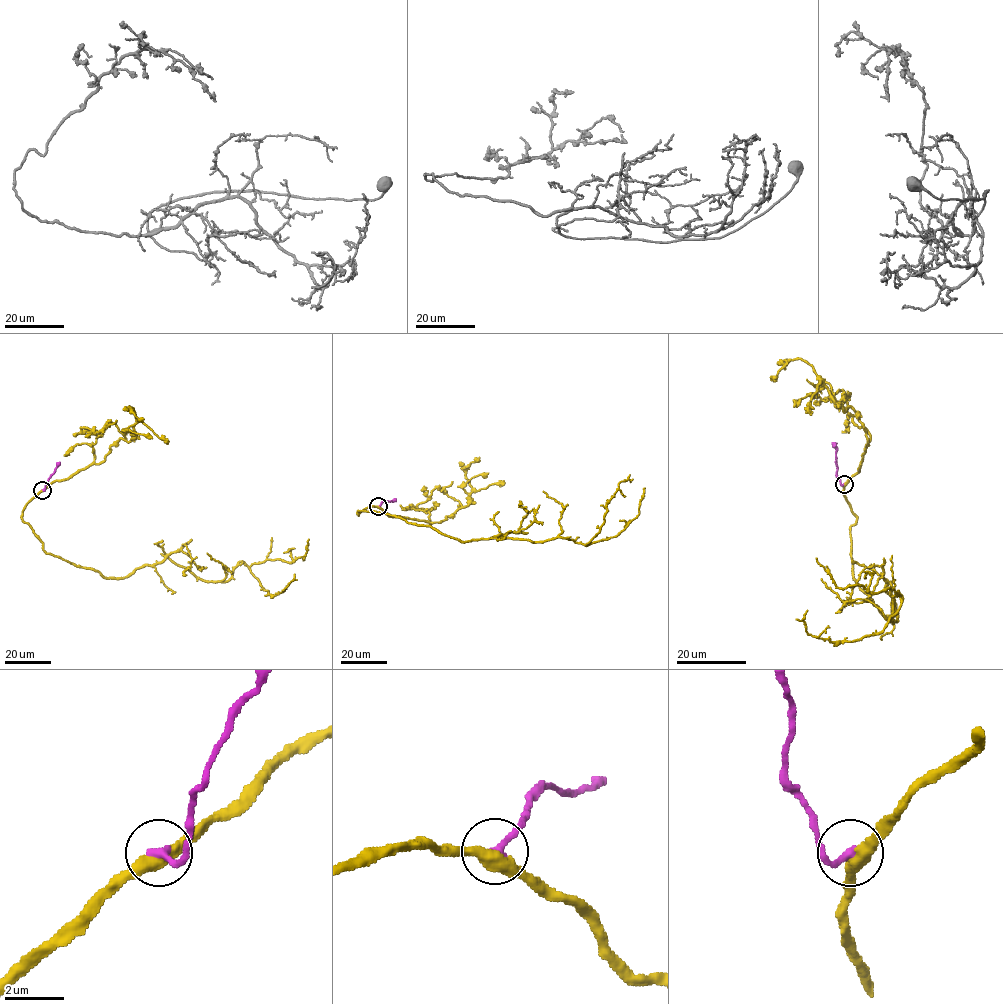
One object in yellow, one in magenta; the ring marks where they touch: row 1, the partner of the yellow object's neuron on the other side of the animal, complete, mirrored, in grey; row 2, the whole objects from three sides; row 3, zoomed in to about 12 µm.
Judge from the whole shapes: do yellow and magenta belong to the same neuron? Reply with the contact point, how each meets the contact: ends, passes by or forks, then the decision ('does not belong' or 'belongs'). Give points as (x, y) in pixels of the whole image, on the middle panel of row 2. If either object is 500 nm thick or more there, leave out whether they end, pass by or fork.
(378, 506) | yellow passes by | magenta ends | belongs

